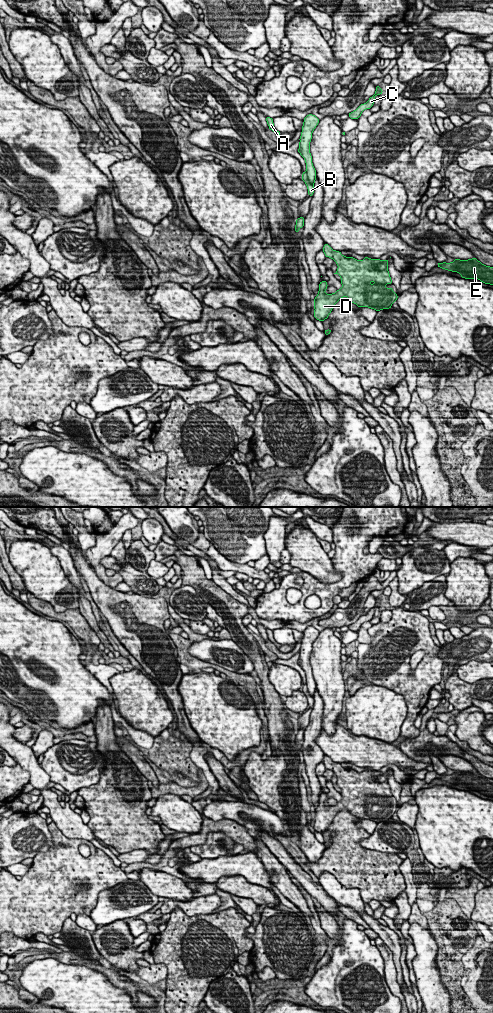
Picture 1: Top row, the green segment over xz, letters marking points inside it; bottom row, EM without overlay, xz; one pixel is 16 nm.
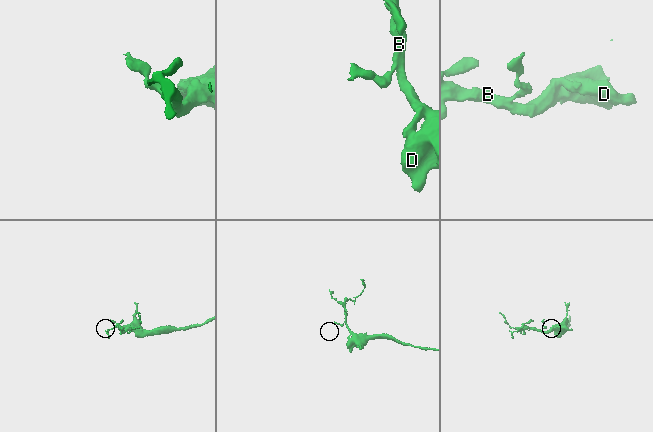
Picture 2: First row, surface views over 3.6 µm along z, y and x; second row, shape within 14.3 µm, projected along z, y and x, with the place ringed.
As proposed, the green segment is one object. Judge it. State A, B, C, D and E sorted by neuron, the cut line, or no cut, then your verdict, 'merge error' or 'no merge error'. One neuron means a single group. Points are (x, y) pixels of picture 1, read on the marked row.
A D E / B C; cut in xz along (306, 171), (308, 181), (313, 185); merge error

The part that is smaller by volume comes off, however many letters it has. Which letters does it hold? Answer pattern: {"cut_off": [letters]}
{"cut_off": ["B", "C"]}

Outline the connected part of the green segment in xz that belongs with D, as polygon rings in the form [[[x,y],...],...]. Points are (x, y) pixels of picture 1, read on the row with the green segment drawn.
[[[326,243],[323,252],[337,263],[338,269],[334,274],[341,277],[342,288],[333,294],[326,294],[327,281],[320,282],[313,305],[317,320],[323,322],[327,319],[334,305],[344,296],[358,307],[368,307],[376,311],[390,309],[397,300],[398,295],[393,292],[393,288],[385,287],[386,284],[392,284],[388,259],[370,259],[366,256],[359,261],[343,256]]]

